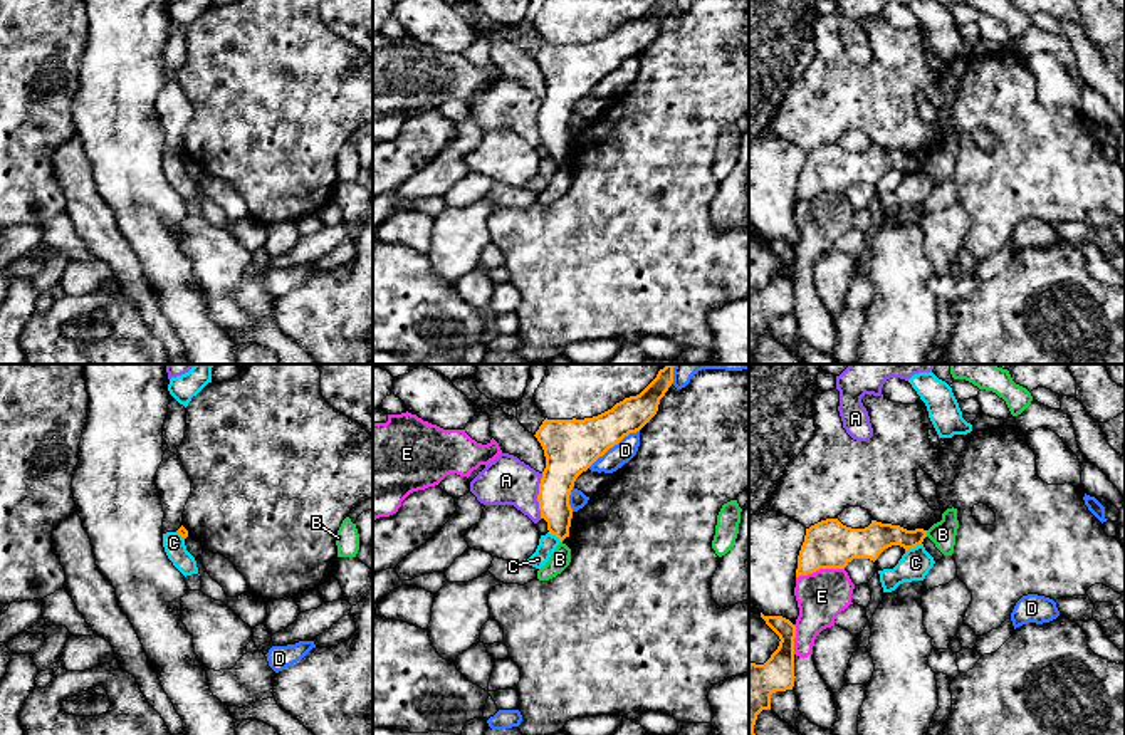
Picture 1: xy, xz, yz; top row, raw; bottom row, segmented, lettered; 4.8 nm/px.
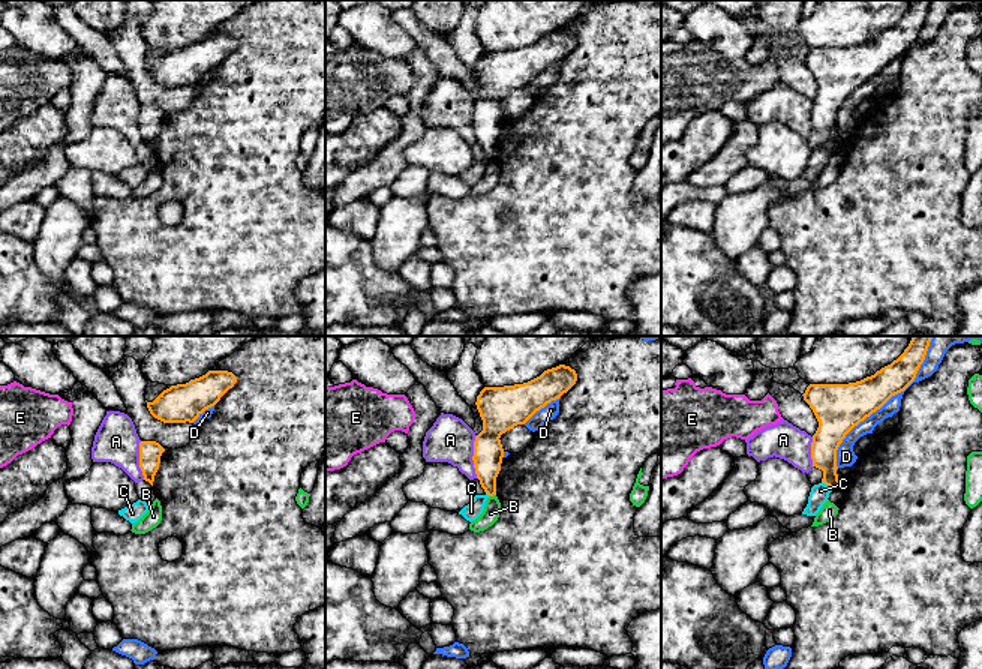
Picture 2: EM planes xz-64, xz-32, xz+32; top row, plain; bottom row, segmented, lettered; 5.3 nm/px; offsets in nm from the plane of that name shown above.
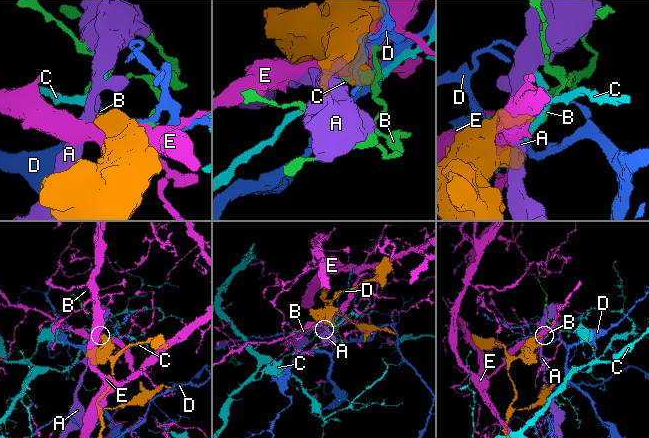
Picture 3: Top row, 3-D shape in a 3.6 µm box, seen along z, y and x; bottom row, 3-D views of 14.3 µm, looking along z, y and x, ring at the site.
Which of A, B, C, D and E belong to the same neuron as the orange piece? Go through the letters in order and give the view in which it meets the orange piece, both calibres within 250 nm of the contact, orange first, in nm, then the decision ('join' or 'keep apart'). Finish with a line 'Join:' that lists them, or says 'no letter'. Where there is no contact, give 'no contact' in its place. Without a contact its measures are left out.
A: xz | 220/240 nm | keep apart
B: yz | 140/120 nm | keep apart
C: yz | 150/150 nm | keep apart
D: xz | 260/100 nm | keep apart
E: yz | 240/240 nm | keep apart
Join: no letter

